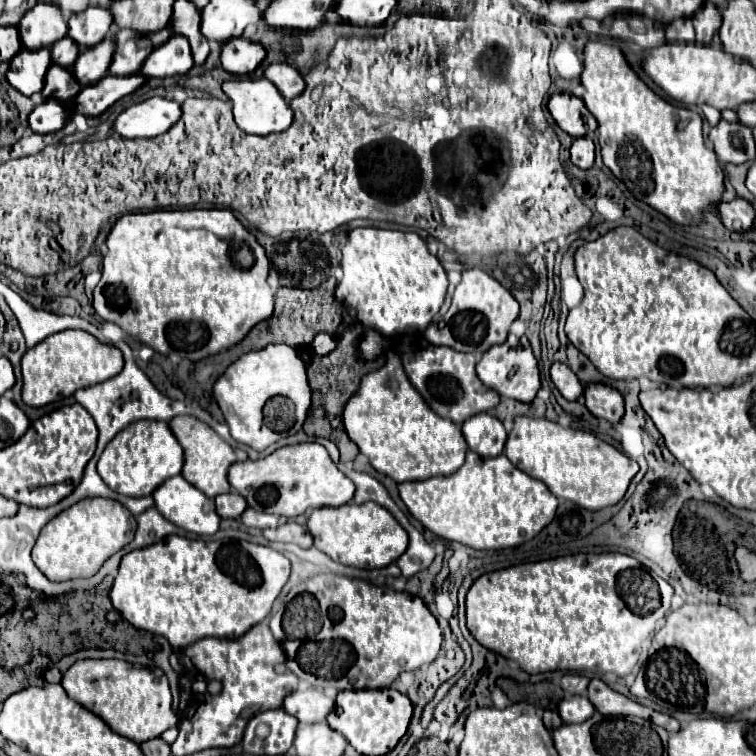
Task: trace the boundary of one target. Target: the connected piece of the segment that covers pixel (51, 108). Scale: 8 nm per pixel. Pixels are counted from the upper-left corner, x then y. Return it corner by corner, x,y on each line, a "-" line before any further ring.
48,99
42,105
38,105
30,115
28,115
28,127
34,133
54,133
64,127
68,121
68,111
66,103
58,103
56,99

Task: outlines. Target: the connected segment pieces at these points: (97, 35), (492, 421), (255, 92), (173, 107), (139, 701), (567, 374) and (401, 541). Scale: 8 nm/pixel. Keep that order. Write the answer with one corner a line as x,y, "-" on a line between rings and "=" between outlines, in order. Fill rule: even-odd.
88,7
86,11
76,13
68,19
68,37
80,49
90,49
108,35
110,25
110,11
102,11
102,7
=
478,413
466,419
462,425
462,433
468,447
482,457
496,457
504,451
506,429
490,413
=
248,77
232,79
232,81
226,81
222,85
222,89
232,101
234,121
246,133
254,133
254,135
278,133
278,131
288,129
292,125
292,121
294,121
292,107
284,99
284,95
278,91
278,87
268,79
248,79
=
150,97
124,109
116,123
114,133
134,139
134,137
156,137
166,133
182,117
182,105
166,97
=
80,659
64,673
62,687
70,699
78,701
82,707
104,719
110,729
134,743
160,737
178,723
178,717
172,711
168,679
160,667
136,669
128,661
118,659
=
552,363
550,367
550,377
554,381
554,385
558,387
558,391
568,399
568,401
576,401
584,387
578,381
578,377
572,373
572,369
566,363
=
346,503
340,507
318,507
308,519
308,531
314,537
314,545
330,555
334,561
358,567
380,569
394,563
408,547
408,533
402,525
378,503

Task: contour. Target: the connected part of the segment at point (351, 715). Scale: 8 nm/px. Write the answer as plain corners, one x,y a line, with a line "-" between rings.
394,687
366,689
366,691
342,691
338,693
336,707
328,715
328,723
334,731
342,733
348,743
362,755
386,755
396,747
408,729
412,717
412,703
406,695

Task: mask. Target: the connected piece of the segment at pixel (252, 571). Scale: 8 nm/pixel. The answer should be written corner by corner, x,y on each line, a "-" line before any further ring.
170,535
154,545
136,549
122,557
120,573
112,587
112,603
134,627
164,635
172,649
184,649
190,643
204,637
240,637
252,625
262,621
270,609
280,589
288,581
290,561
270,549
248,541
202,541
186,539
180,535

